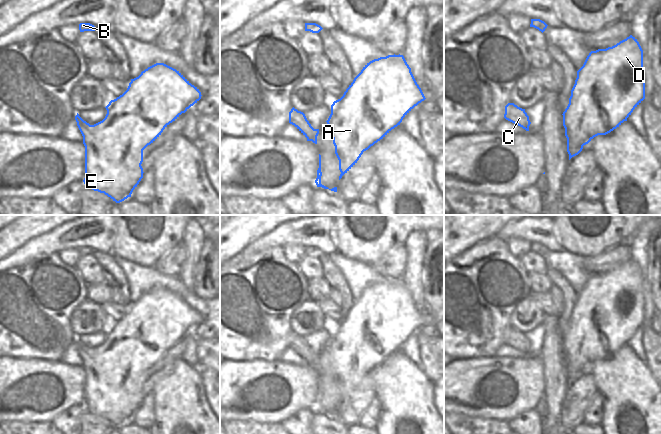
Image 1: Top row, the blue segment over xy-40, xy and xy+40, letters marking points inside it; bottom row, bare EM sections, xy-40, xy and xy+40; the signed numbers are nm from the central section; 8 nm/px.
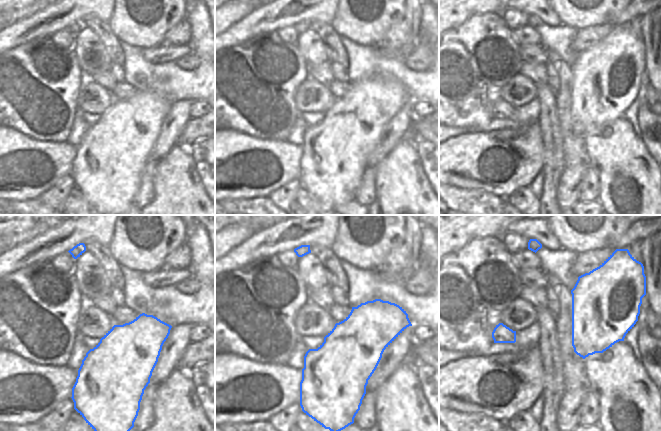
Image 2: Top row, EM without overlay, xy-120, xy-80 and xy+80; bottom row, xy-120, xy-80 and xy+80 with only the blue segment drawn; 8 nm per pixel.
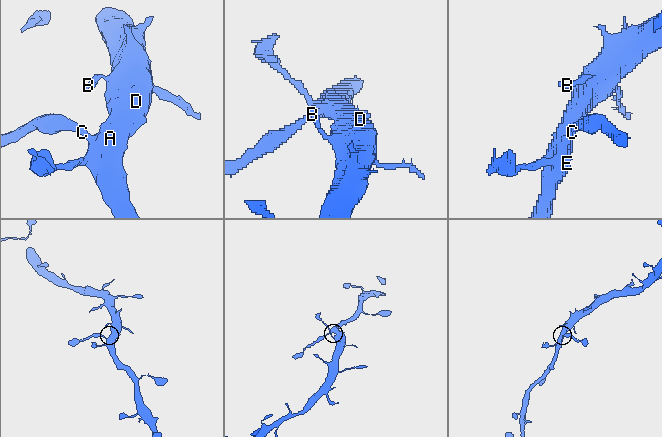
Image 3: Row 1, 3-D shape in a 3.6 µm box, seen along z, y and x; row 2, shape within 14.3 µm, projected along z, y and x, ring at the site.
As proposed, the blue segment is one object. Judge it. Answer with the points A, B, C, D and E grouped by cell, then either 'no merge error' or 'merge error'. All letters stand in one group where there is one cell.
A B C D E; no merge error

